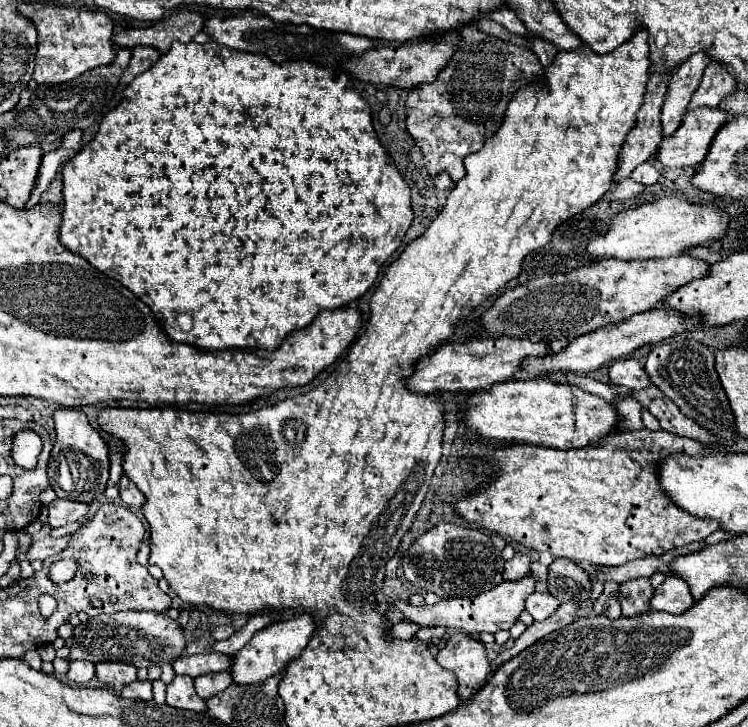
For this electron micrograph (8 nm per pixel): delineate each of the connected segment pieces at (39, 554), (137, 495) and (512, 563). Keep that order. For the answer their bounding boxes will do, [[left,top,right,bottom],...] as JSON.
[[26,537,66,561],[118,475,144,509],[504,553,530,581]]

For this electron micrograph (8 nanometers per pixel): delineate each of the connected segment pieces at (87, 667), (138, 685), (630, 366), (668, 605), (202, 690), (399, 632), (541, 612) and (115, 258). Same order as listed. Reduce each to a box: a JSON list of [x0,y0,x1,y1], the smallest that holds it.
[[66,661,94,685],[120,681,152,701],[608,359,650,391],[650,575,694,613],[194,671,232,701],[388,621,420,639],[526,593,558,621],[60,43,412,351]]

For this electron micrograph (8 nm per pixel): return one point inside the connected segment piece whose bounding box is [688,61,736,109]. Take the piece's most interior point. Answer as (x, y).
(716, 84)

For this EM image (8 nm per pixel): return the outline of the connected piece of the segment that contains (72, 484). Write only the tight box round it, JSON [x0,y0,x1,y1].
[48,409,108,503]

